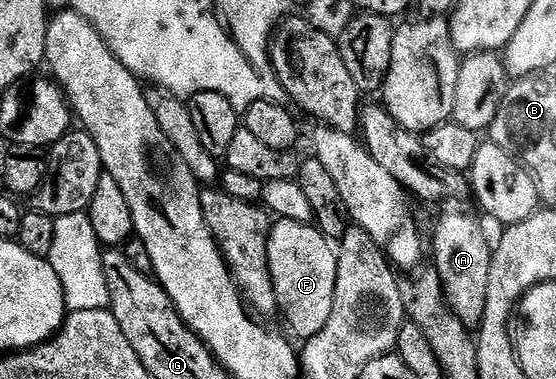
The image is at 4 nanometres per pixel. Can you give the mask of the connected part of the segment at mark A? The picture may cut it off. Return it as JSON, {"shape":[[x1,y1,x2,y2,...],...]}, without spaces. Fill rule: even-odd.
{"shape":[[450,206,450,209,438,220,438,230,434,234,433,265,440,274,440,280,446,290,446,301,450,308,464,322,468,329,477,329,484,318,484,306,488,302,488,270,492,270,492,240,486,237,482,224,470,212,461,212,461,207]]}

